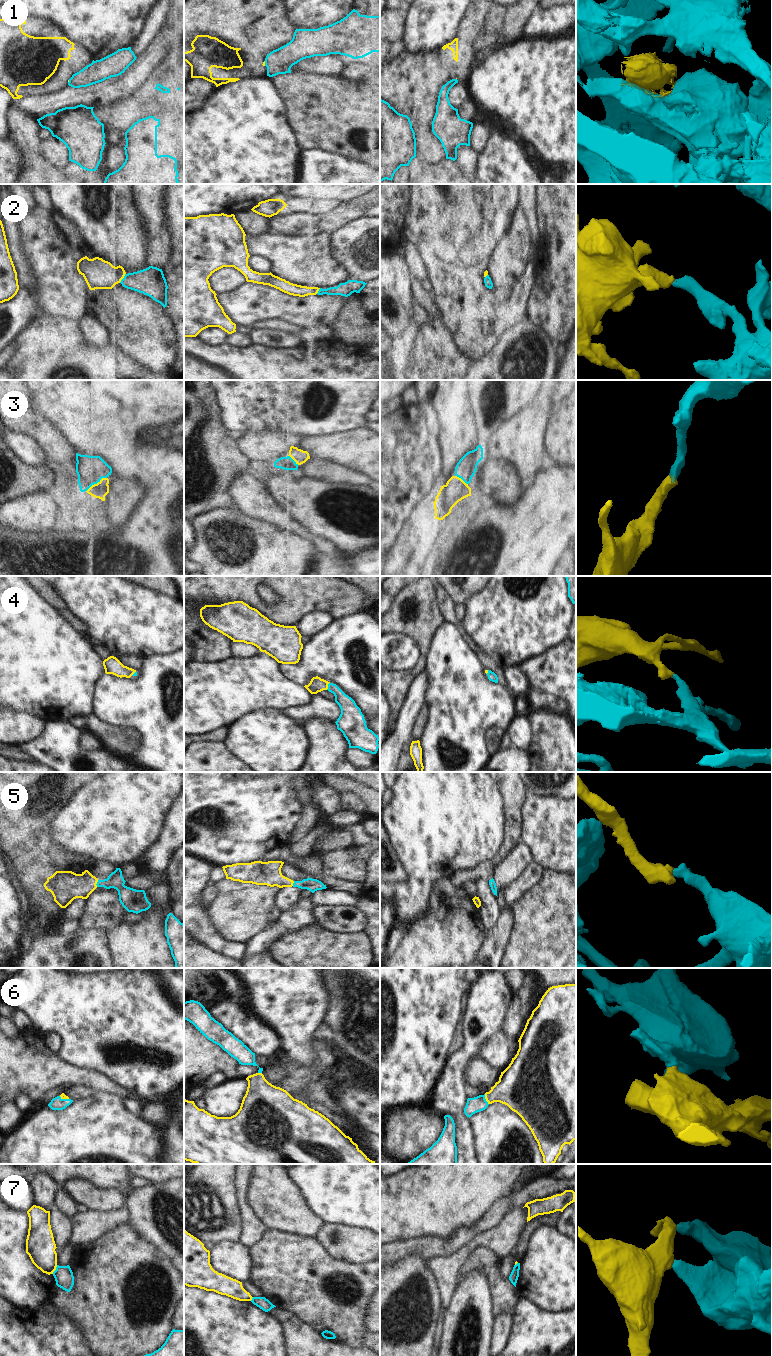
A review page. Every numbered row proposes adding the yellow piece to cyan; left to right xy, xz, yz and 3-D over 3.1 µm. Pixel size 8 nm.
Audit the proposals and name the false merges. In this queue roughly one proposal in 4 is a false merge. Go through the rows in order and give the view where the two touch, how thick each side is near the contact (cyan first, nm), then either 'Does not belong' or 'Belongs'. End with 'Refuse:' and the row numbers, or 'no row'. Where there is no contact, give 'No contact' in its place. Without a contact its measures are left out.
1: Touches cyan in xz. Thickness 200 nm (cyan) against 20 nm. Does not belong
2: Touches cyan in xy. Thickness 220 nm (cyan) against 240 nm. Belongs
3: Touches cyan in xy. Thickness 220 nm (cyan) against 120 nm. Belongs
4: Touches cyan in xz. Thickness 140 nm (cyan) against 120 nm. Belongs
5: Touches cyan in xy. Thickness 130 nm (cyan) against 240 nm. Belongs
6: Touches cyan in yz. Thickness 120 nm (cyan) against 280 nm. Belongs
7: Touches cyan in xy. Thickness 150 nm (cyan) against 240 nm. Does not belong
Refuse: 1, 7

